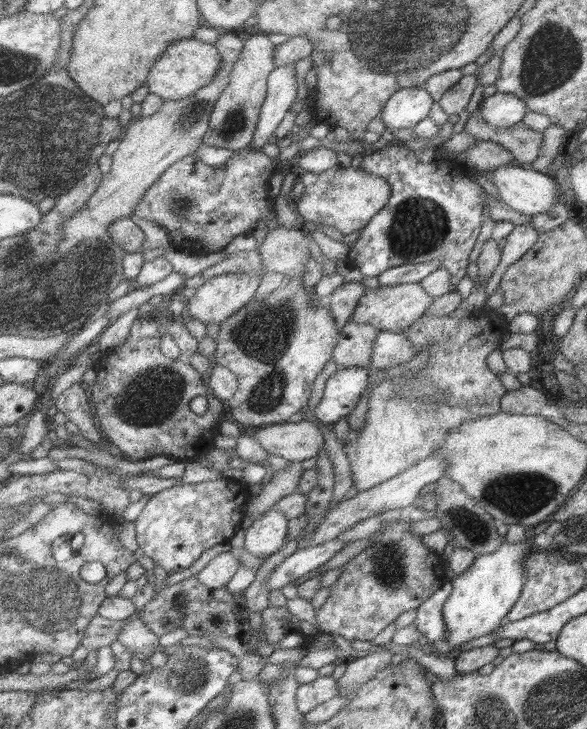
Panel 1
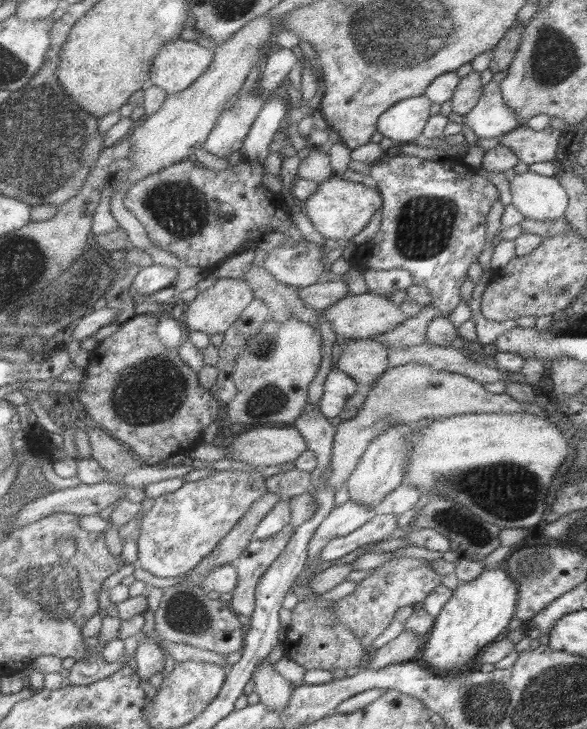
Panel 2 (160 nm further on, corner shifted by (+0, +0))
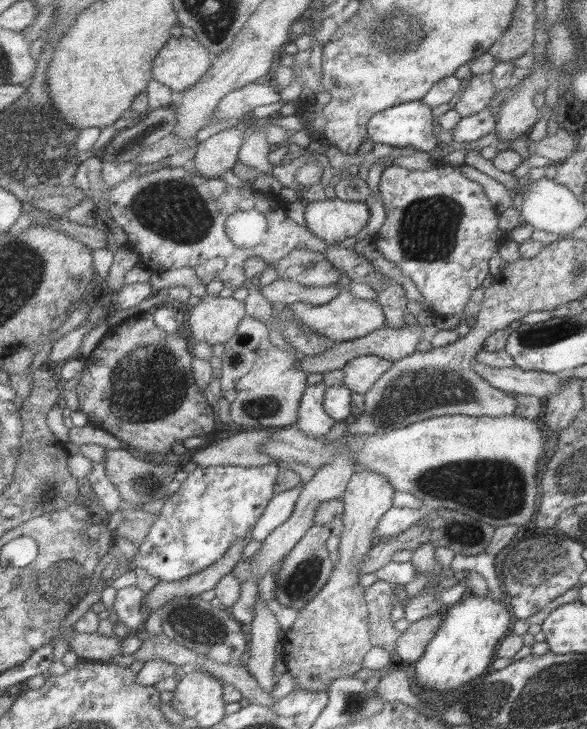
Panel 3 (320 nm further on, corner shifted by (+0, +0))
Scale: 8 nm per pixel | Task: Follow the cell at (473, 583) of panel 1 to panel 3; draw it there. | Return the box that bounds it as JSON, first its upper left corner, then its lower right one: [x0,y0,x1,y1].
[413,594,512,692]

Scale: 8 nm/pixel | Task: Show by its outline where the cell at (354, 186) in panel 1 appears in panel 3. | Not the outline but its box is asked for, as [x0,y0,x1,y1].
[304,198,368,245]

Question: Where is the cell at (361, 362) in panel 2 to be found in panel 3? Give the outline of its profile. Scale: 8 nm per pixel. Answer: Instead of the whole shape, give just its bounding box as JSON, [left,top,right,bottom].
[341,354,391,396]

